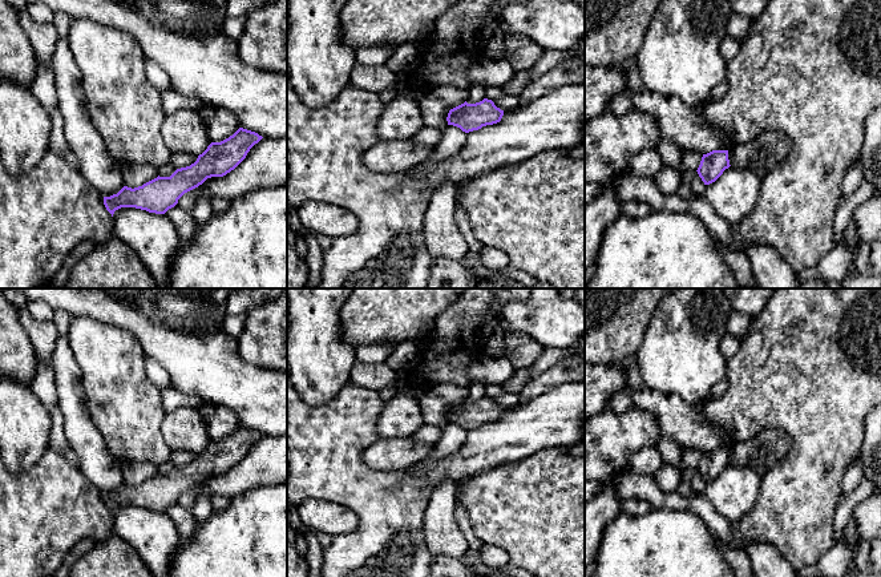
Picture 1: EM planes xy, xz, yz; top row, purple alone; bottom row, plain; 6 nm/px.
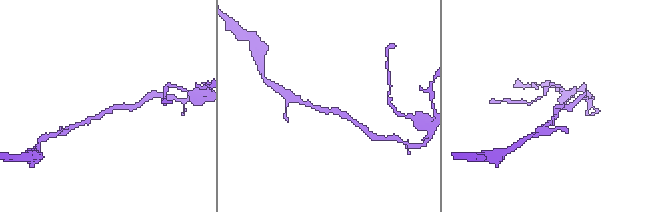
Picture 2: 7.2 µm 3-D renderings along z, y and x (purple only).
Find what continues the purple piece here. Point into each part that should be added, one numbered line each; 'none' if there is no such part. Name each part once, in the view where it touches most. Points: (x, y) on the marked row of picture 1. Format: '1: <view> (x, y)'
none

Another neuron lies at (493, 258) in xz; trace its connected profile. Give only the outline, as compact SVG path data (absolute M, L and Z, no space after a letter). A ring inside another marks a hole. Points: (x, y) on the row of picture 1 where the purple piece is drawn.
M484 246L480 251L482 263L490 270L500 270L509 266L509 257L505 251Z

